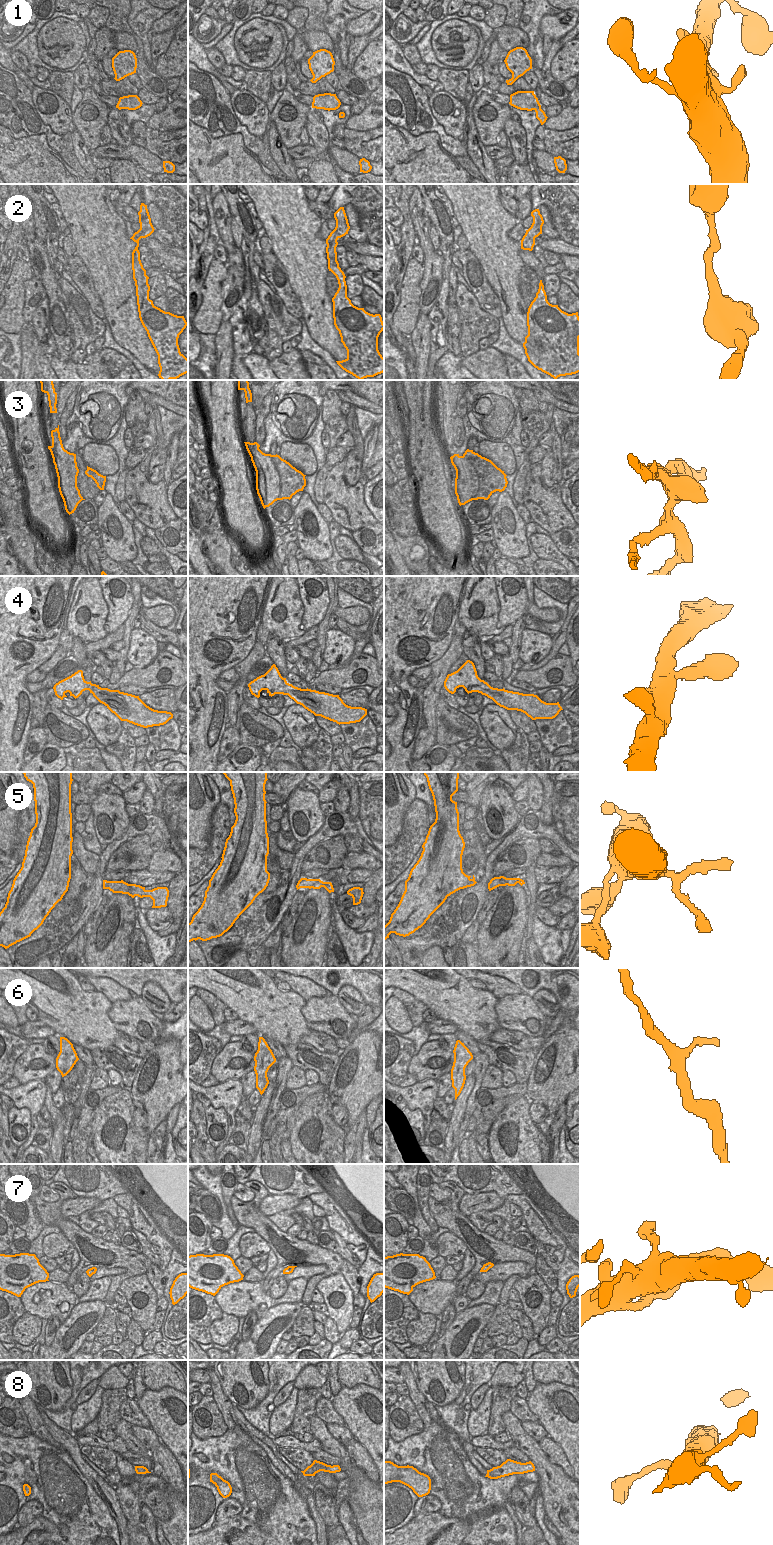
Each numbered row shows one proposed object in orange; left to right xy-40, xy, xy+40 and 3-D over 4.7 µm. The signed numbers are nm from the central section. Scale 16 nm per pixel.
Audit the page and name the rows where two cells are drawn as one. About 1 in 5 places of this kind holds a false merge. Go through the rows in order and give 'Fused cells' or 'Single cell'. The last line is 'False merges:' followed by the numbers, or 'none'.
1: Single cell
2: Single cell
3: Fused cells
4: Single cell
5: Single cell
6: Fused cells
7: Single cell
8: Single cell
False merges: 3, 6

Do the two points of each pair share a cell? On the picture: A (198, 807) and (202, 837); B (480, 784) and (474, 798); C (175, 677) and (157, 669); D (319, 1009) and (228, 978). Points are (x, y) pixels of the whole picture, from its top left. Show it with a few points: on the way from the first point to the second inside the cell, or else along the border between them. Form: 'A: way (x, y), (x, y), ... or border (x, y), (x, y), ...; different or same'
A: way (198, 814), (198, 830); same
B: way (477, 787), (474, 790), (474, 795); same
C: way (173, 672), (167, 666), (162, 667); same
D: border (305, 1001), (301, 1008), (301, 1014), (309, 1027); different

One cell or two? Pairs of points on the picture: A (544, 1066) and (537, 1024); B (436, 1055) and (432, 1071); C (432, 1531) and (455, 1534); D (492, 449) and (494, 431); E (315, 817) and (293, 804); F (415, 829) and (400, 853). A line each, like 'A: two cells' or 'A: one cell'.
A: two cells
B: one cell
C: one cell
D: two cells
E: one cell
F: one cell

